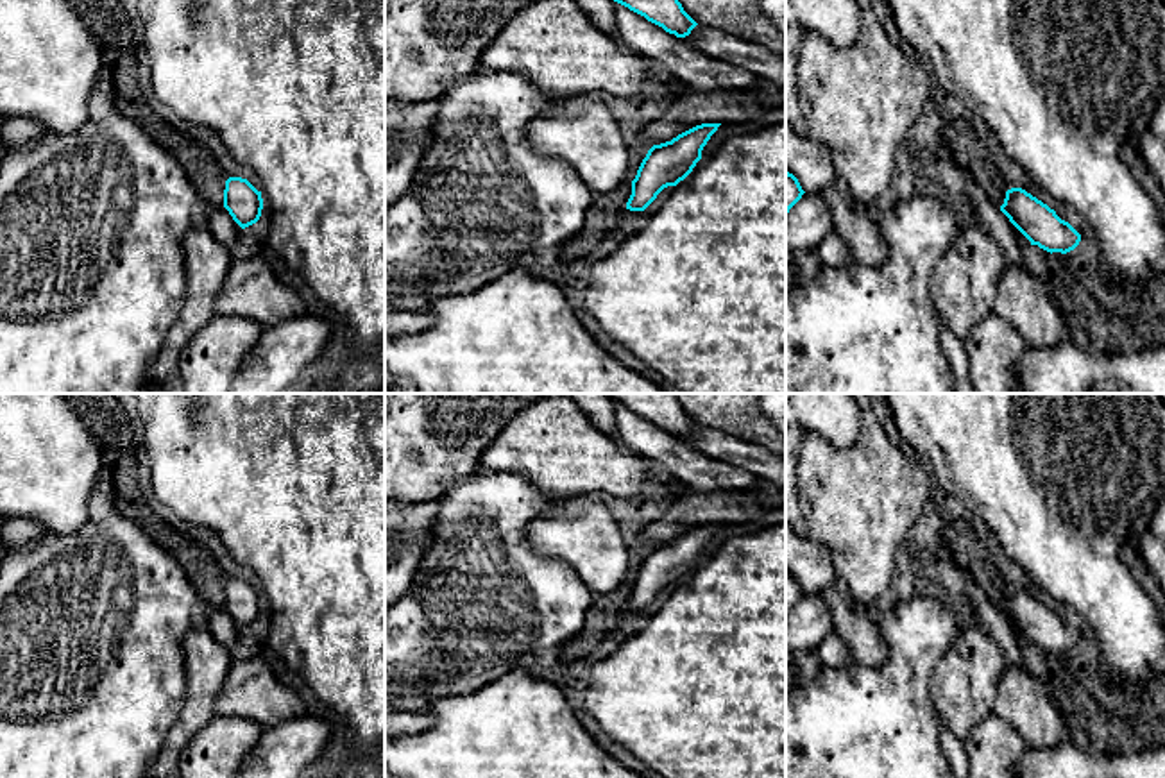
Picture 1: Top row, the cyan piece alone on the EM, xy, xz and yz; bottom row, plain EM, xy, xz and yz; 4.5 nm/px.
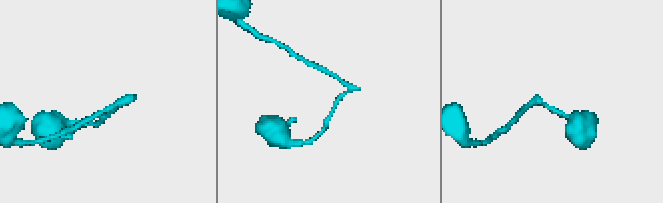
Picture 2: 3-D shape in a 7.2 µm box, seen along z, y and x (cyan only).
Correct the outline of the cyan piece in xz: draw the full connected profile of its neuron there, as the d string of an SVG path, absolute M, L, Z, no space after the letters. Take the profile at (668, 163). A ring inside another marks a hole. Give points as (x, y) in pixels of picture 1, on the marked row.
M702 123L671 141L653 145L632 181L626 209L644 211L664 188L684 181L702 159L703 147L719 125Z

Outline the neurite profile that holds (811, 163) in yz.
M786 123L786 172L793 173L805 193L818 193L839 186L838 173L827 147L798 136Z

